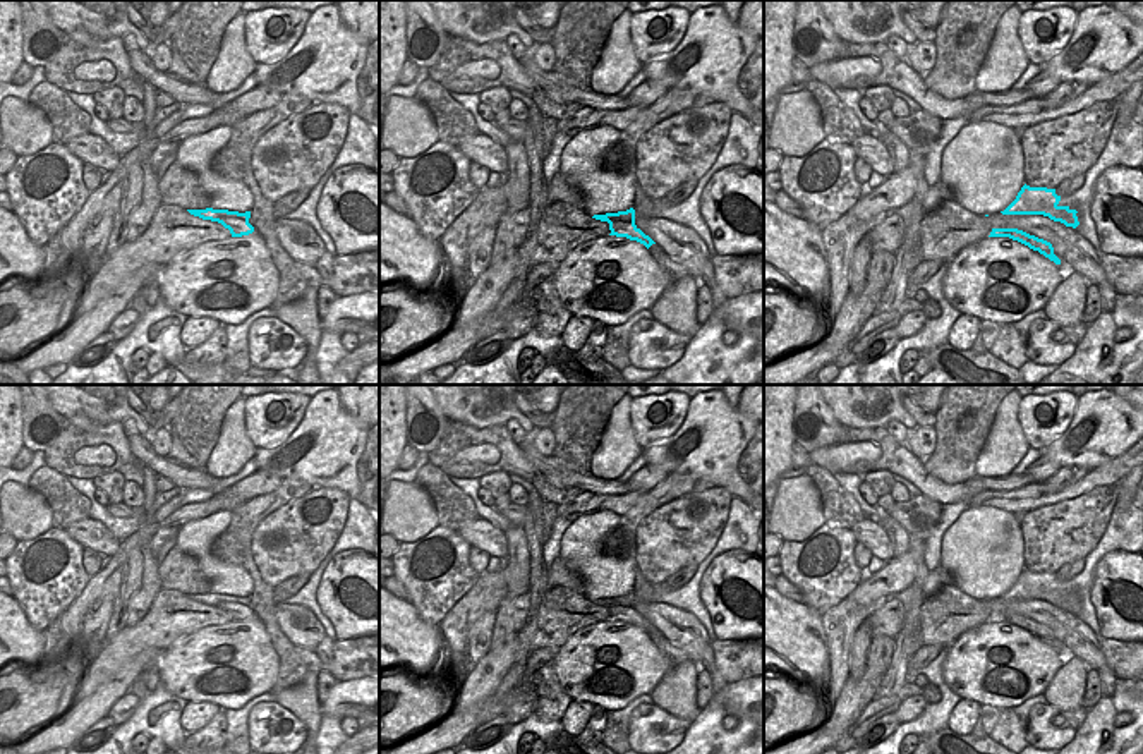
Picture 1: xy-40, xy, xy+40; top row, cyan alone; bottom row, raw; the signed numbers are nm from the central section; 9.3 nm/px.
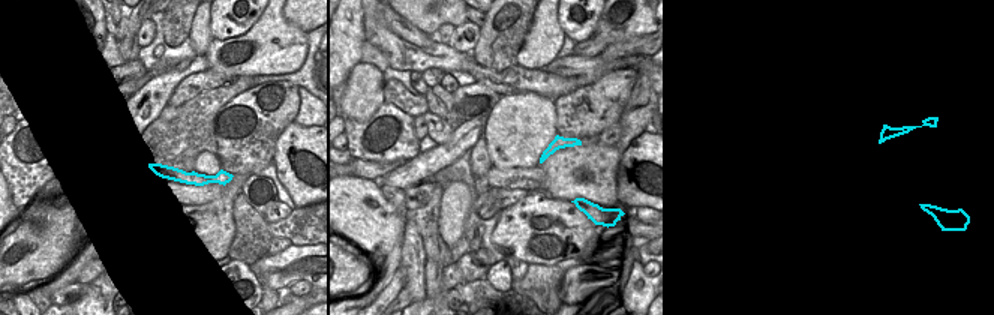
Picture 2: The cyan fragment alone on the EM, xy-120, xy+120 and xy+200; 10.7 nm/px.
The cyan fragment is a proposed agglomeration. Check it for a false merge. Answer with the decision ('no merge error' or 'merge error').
no merge error

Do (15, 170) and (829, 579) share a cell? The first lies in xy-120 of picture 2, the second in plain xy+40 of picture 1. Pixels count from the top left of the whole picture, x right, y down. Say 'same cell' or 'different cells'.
same cell

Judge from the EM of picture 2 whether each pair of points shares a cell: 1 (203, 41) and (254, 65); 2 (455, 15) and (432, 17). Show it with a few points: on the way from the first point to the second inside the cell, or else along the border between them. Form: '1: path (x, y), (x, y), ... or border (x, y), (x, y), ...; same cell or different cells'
1: border (213, 39), (203, 54); different cells
2: path (449, 15), (438, 15); same cell

